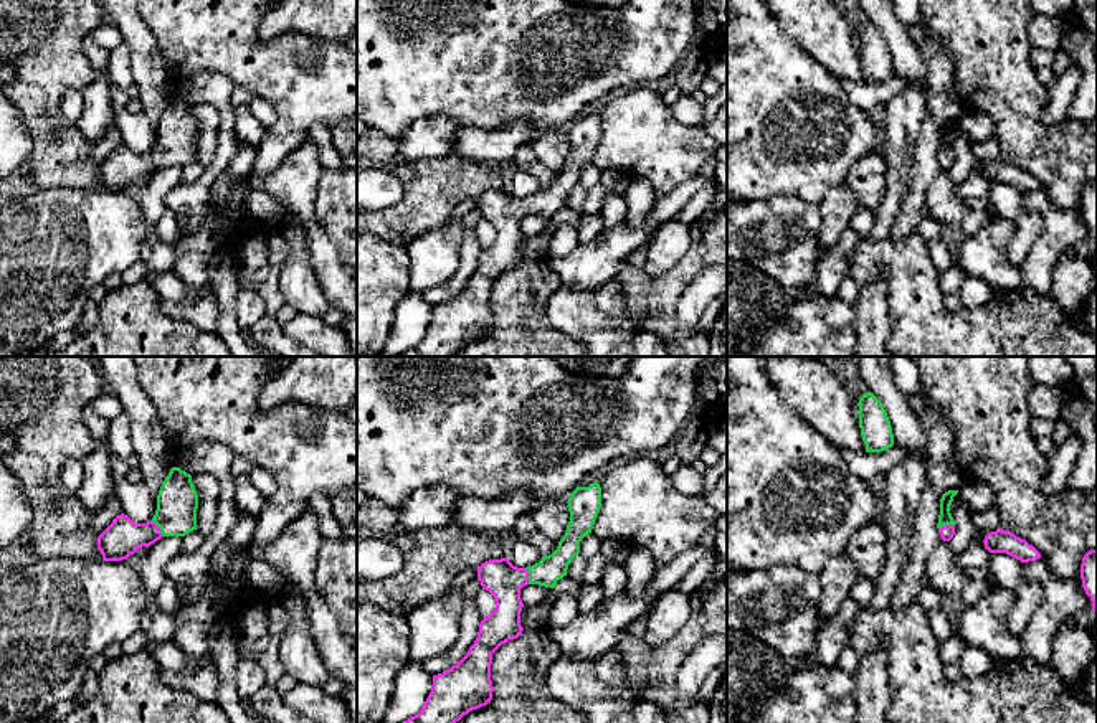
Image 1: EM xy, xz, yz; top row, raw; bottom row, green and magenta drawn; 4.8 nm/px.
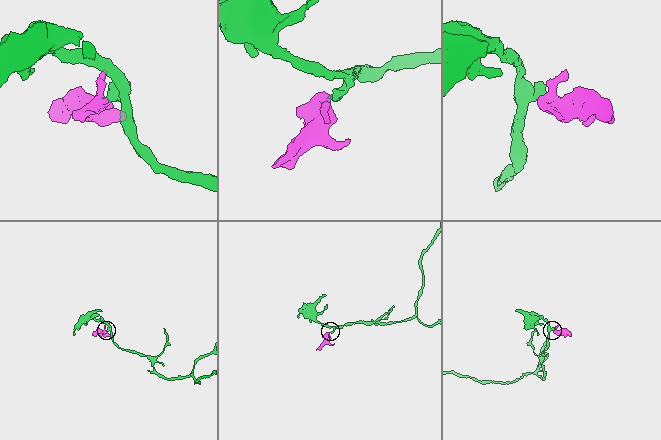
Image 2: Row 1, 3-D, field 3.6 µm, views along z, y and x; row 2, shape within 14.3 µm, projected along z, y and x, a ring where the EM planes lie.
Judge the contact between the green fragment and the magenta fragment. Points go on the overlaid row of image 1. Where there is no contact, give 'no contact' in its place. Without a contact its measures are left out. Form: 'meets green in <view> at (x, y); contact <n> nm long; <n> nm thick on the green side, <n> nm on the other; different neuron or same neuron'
meets green in xy at (159, 527); contact 100 nm long; 200 nm thick on the green side, 180 nm on the other; same neuron

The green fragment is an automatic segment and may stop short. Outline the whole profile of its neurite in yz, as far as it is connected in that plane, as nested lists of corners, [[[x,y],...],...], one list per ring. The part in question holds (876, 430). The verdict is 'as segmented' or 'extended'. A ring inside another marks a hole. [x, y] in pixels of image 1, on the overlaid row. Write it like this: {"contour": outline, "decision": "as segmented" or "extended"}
{"contour": [[[867,391],[859,403],[859,428],[866,452],[882,452],[894,446],[892,426],[882,403]]], "decision": "as segmented"}

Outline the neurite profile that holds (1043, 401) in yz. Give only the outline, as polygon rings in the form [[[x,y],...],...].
[[[1033,385],[1026,396],[1028,408],[1033,418],[1059,419],[1062,401],[1059,399],[1057,388],[1046,385]]]

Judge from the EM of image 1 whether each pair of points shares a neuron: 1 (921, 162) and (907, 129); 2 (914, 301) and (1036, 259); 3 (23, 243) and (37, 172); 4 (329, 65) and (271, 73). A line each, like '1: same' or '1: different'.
1: different
2: different
3: different
4: same

